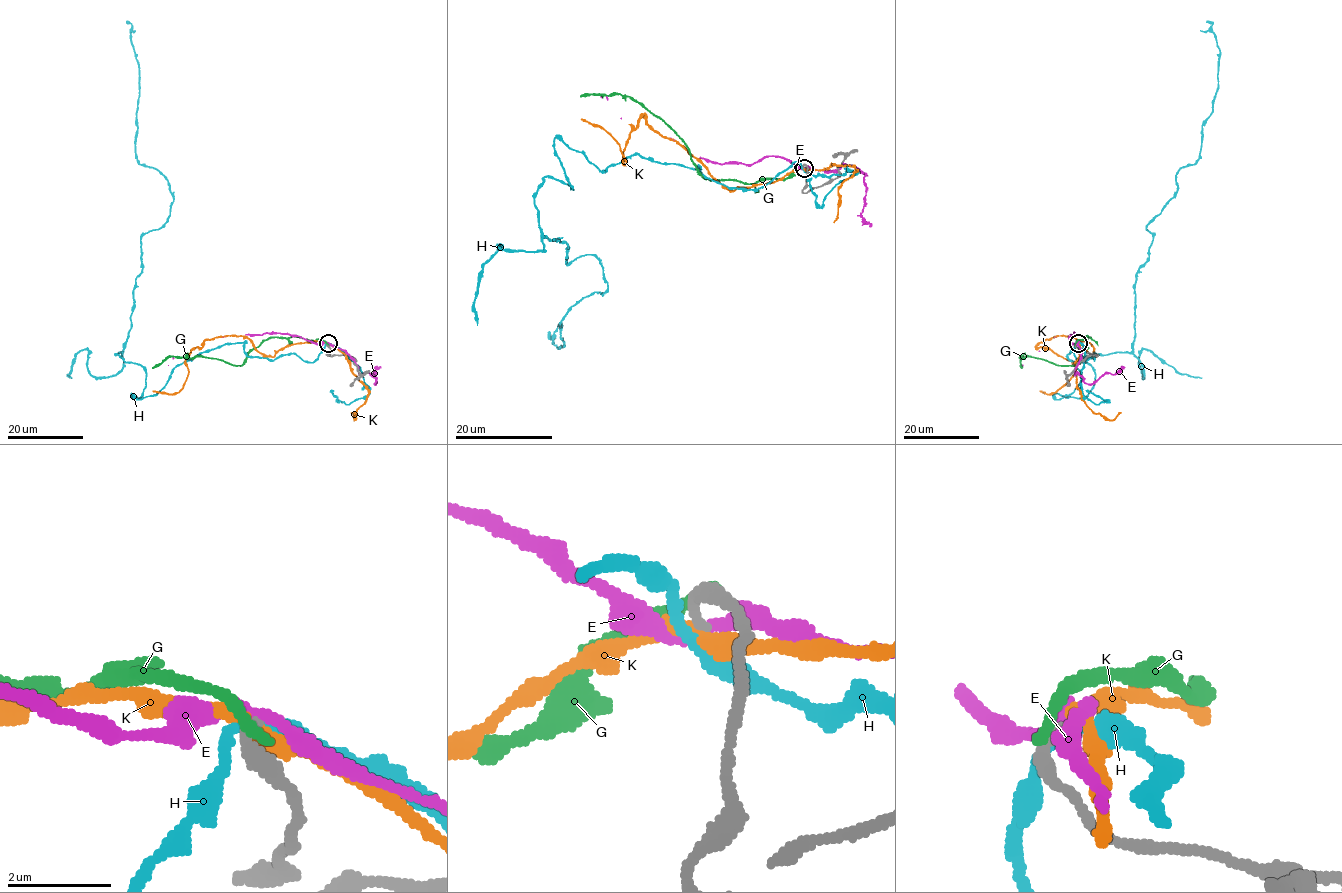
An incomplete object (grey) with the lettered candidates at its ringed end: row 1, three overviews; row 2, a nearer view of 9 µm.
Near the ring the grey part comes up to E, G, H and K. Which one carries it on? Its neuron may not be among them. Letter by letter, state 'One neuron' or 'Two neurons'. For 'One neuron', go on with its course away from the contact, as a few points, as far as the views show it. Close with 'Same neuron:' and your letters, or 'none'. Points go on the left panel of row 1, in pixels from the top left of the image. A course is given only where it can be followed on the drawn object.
E: Two neurons
G: Two neurons
H: Two neurons
K: Two neurons
Same neuron: none

